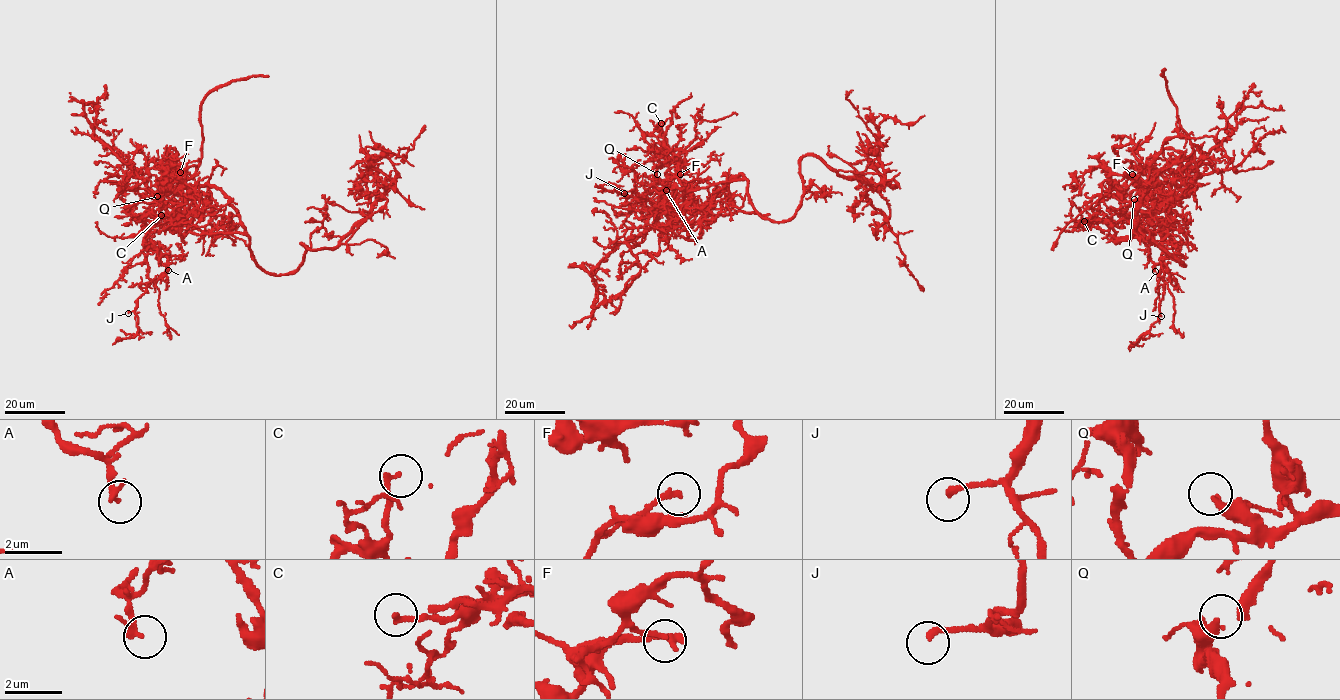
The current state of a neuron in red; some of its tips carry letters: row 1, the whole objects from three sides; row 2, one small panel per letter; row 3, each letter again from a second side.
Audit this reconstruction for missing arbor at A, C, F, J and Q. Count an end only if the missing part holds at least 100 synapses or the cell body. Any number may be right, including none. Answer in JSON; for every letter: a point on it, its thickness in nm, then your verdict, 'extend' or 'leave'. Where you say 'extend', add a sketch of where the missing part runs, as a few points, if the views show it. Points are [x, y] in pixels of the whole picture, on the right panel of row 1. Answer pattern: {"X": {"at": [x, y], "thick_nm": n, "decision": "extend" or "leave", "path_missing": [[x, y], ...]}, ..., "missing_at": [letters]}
{"A": {"at": [1155, 271], "thick_nm": 200, "decision": "leave"}, "C": {"at": [1084, 221], "thick_nm": 170, "decision": "leave"}, "F": {"at": [1132, 174], "thick_nm": 180, "decision": "leave"}, "J": {"at": [1161, 316], "thick_nm": 200, "decision": "leave"}, "Q": {"at": [1134, 199], "thick_nm": 360, "decision": "leave"}, "missing_at": []}

